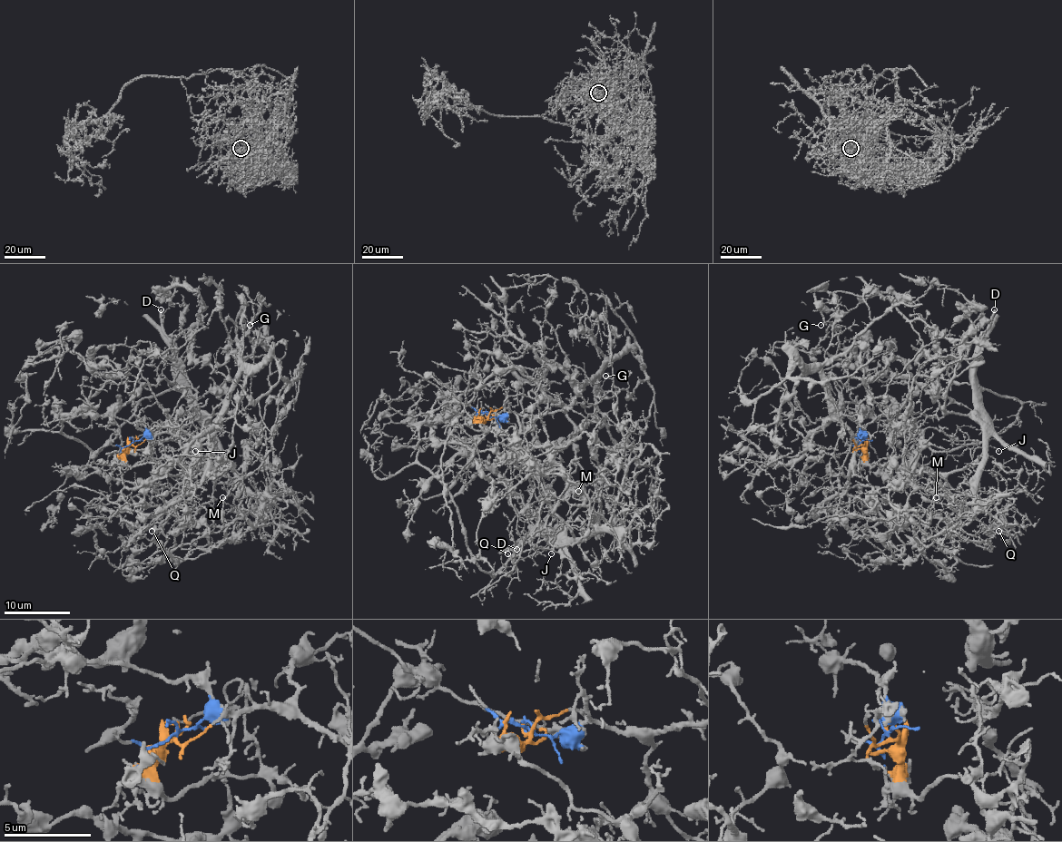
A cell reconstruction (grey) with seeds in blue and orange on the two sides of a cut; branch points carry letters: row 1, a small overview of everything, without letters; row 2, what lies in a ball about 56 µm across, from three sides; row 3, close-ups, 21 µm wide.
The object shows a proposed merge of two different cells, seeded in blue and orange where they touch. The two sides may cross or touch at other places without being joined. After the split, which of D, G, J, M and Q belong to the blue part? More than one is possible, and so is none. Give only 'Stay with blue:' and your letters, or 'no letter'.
Stay with blue: G

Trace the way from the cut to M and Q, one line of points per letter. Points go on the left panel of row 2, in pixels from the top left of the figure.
M: (132, 442), (130, 466), (150, 458), (170, 474), (206, 469), (221, 455), (263, 507), (240, 510), (222, 497)
Q: (132, 442), (130, 466), (150, 458), (155, 471), (189, 474), (160, 532), (152, 530)

